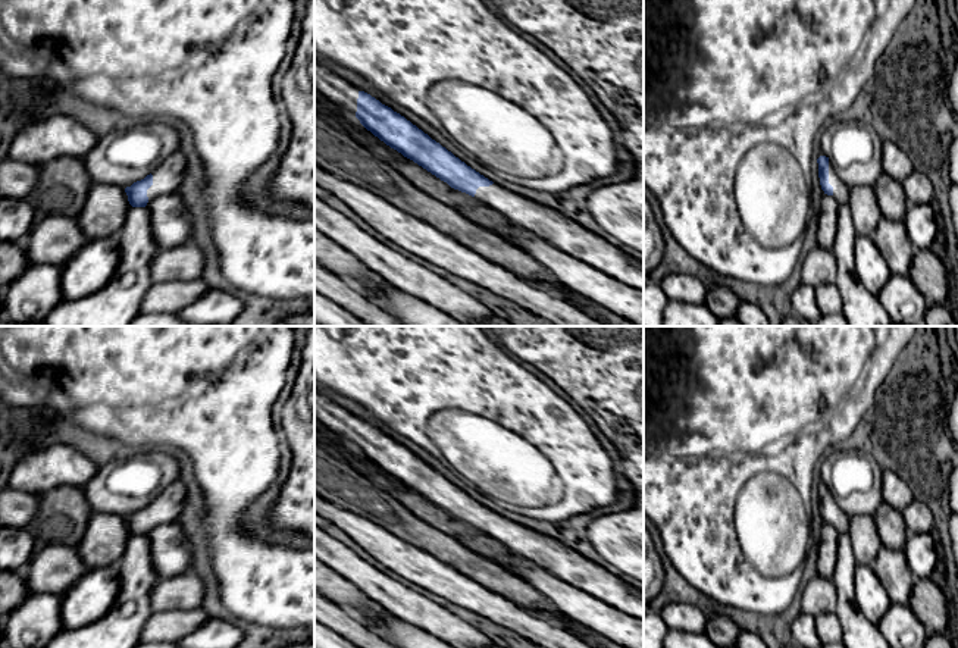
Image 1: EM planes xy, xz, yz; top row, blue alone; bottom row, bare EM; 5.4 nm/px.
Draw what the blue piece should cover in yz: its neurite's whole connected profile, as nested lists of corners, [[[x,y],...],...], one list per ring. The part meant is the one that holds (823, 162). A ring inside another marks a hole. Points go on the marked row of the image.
[[[820,156],[817,163],[820,185],[824,194],[836,198],[839,204],[848,204],[849,187],[839,179],[836,169],[829,162],[829,157]]]

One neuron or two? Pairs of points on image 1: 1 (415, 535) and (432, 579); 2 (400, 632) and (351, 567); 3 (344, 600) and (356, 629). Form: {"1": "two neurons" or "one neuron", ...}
{"1": "two neurons", "2": "two neurons", "3": "two neurons"}

